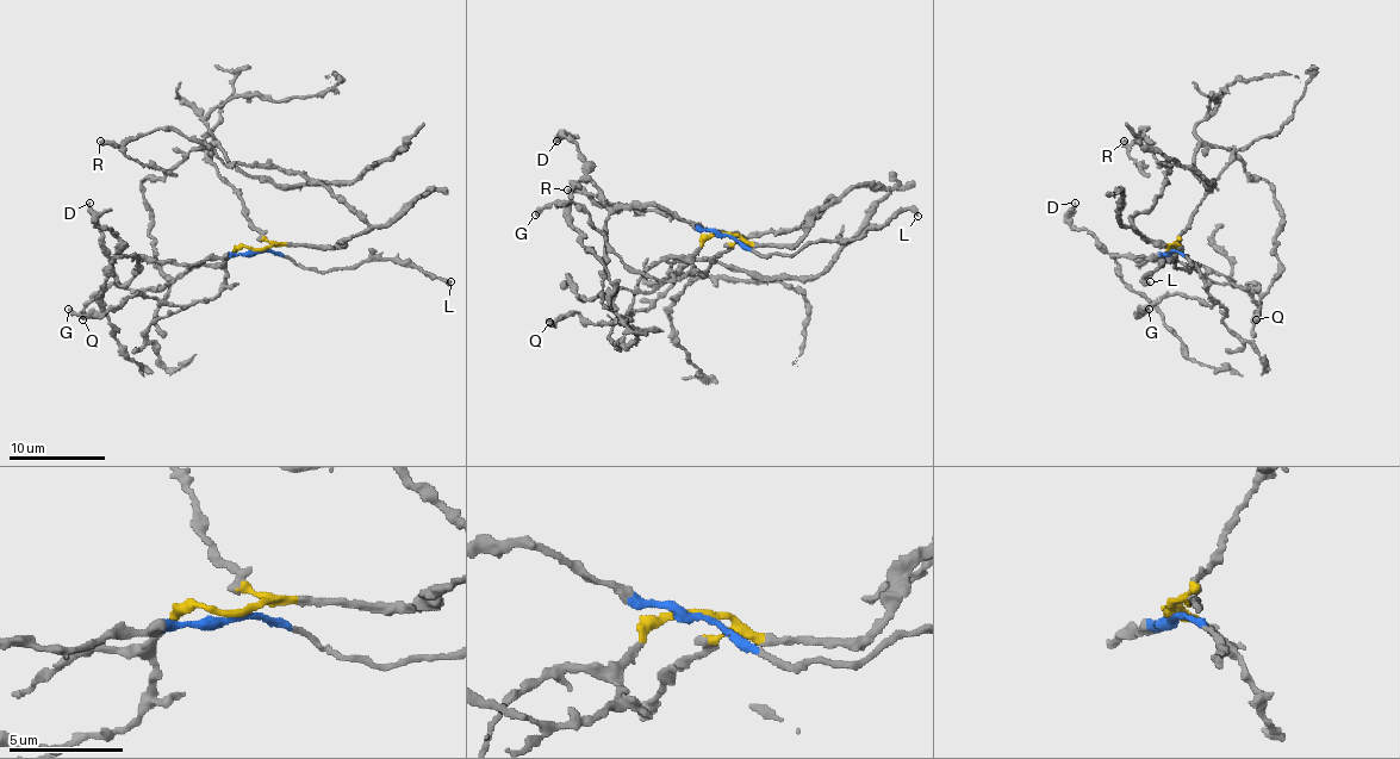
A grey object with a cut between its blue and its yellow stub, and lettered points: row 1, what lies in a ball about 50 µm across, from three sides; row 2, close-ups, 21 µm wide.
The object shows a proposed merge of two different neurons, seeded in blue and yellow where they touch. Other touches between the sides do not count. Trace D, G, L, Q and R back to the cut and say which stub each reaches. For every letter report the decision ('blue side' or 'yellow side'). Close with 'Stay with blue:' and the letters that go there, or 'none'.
D: blue side
G: yellow side
L: blue side
Q: yellow side
R: yellow side
Stay with blue: D, L

